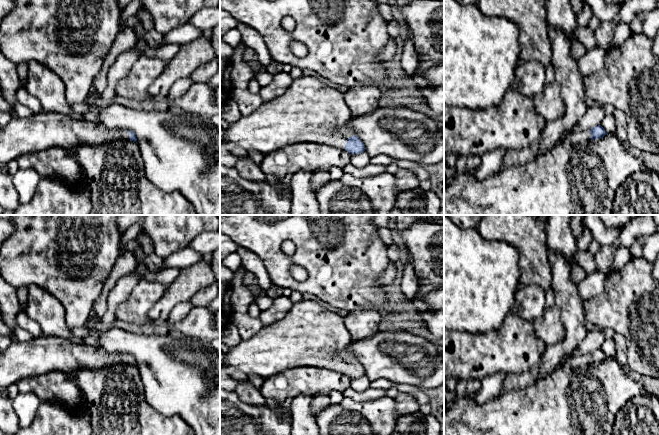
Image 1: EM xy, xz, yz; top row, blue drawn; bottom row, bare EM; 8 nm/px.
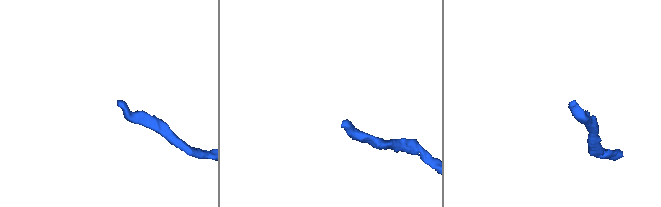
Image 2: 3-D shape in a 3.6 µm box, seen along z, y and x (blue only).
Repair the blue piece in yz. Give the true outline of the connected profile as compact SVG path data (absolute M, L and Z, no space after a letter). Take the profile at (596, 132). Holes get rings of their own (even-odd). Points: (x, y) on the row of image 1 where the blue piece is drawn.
M601 125L595 126L590 130L581 131L581 132L574 132L566 131L561 136L561 142L564 144L579 144L579 143L586 143L590 142L591 140L603 138L607 132Z

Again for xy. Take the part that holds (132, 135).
M41 112L27 118L13 115L0 129L0 163L8 164L24 154L59 147L72 151L79 146L100 146L115 141L134 141L135 133L108 128L57 112Z

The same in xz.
M302 76L294 79L283 95L264 103L251 114L230 124L224 130L221 142L227 144L230 152L240 147L247 151L256 150L264 156L301 142L315 142L346 150L350 154L359 154L365 151L365 146L355 135L352 120L343 91L331 88L315 77Z

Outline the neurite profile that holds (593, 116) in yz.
M602 106L587 107L582 118L574 126L573 131L581 132L581 131L590 130L593 127L600 125L604 116L605 116L605 112Z

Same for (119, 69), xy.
M136 47L122 52L115 60L115 62L109 68L107 74L107 87L101 93L105 99L111 99L115 96L115 86L117 82L127 76L133 64L141 56L141 53Z

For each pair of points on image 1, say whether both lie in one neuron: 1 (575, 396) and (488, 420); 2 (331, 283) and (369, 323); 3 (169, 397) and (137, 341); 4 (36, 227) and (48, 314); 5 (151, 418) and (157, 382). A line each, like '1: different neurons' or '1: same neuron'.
1: same neuron
2: different neurons
3: same neuron
4: different neurons
5: different neurons

